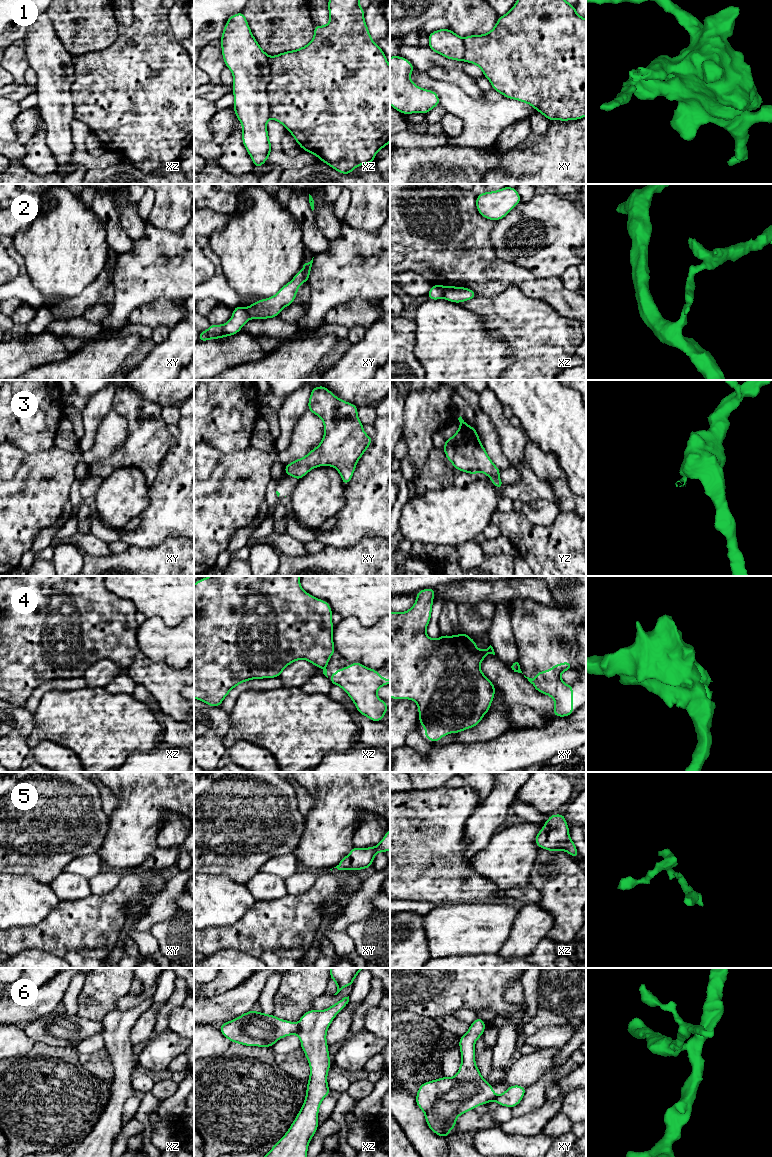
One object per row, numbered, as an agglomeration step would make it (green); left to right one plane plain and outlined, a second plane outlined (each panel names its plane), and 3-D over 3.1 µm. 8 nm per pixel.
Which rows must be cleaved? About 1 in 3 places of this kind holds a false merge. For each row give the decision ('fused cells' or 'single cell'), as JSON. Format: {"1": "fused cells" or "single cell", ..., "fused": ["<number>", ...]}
{"1": "fused cells", "2": "fused cells", "3": "fused cells", "4": "fused cells", "5": "single cell", "6": "fused cells", "fused": ["1", "2", "3", "4", "6"]}

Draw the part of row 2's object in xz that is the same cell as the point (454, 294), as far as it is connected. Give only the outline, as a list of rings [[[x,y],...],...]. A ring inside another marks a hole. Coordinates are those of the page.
[[[445,286],[444,299],[450,302],[461,303],[476,296],[477,294],[473,290],[465,287]]]

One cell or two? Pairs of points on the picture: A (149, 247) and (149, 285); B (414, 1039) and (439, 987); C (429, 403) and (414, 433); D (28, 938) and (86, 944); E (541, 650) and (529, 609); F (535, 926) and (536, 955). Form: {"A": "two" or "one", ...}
{"A": "one", "B": "two", "C": "one", "D": "one", "E": "one", "F": "two"}

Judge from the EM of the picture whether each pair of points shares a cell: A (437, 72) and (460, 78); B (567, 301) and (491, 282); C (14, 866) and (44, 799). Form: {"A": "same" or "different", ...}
{"A": "same", "B": "same", "C": "same"}

